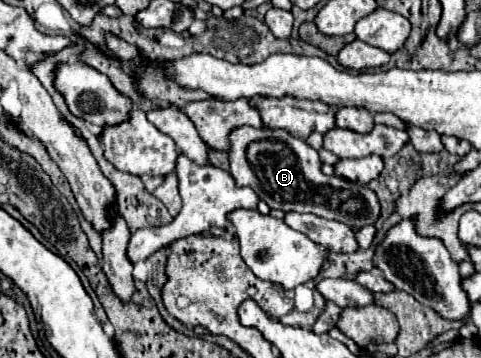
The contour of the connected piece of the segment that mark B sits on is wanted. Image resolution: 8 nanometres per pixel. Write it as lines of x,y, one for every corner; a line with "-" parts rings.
241,126
231,130
229,134
229,172
235,178
237,186
249,186
255,190
255,194
259,194
259,198
263,202
267,202
269,208
277,208
283,212
313,212
317,216
323,218
331,218
331,220
339,220
351,228
361,228
365,224
373,224
375,218
379,216
379,200
375,196
375,192
371,192
367,186
357,184
357,182
349,182
345,178
339,176
325,176
321,172
321,160
317,150
313,150
305,140
293,138
287,130
279,130
279,128
253,128
253,126

